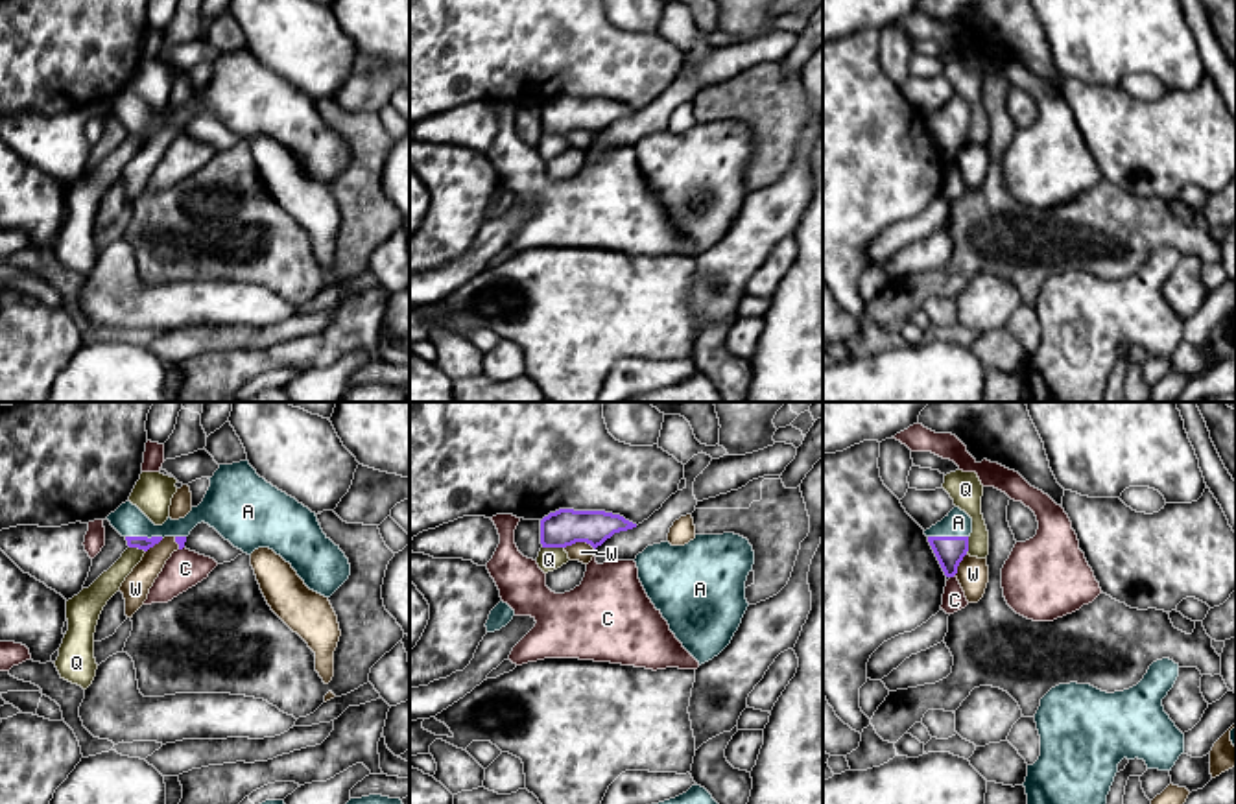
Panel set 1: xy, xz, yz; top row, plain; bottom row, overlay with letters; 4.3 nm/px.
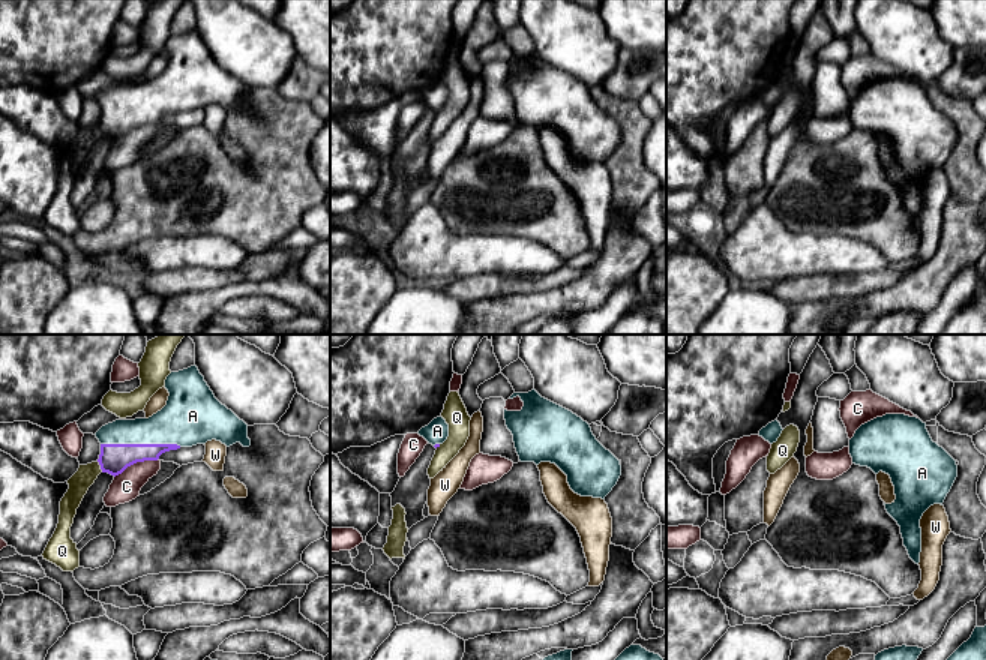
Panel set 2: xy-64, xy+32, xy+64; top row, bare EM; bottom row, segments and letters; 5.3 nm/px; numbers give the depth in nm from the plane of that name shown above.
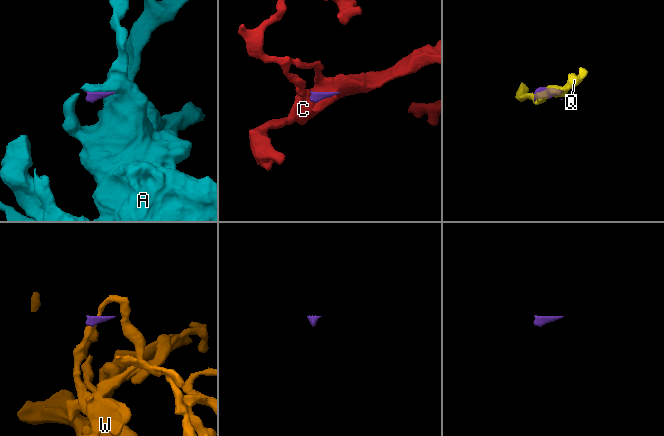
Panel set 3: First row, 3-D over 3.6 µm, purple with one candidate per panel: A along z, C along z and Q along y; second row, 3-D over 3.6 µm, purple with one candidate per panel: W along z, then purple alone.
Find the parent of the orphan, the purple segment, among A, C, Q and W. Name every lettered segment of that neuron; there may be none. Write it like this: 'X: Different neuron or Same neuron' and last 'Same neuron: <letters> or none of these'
A: Same neuron
C: Different neuron
Q: Different neuron
W: Different neuron
Same neuron: A

